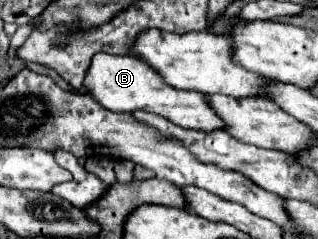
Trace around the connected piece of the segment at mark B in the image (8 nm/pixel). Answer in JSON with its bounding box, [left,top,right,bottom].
[84,54,224,132]

